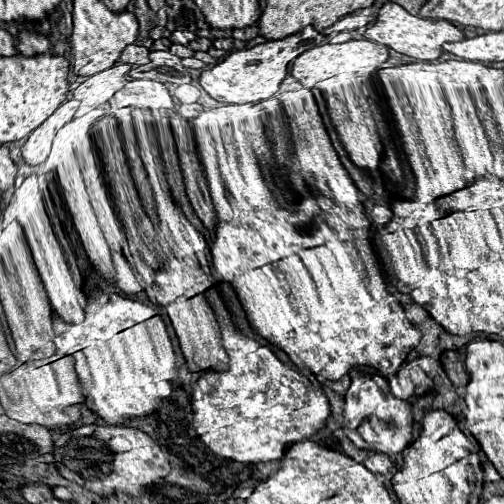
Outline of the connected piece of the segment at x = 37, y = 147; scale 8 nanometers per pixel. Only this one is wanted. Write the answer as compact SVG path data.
M70 99L70 101L62 103L40 127L36 127L32 131L32 135L22 145L22 157L28 165L40 165L42 161L46 161L56 131L74 117L78 105L80 103L76 99Z

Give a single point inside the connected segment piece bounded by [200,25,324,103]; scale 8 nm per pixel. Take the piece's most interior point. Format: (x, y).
(250, 75)

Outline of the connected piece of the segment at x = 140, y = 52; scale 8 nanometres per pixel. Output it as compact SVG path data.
M128 45L124 51L122 51L122 57L120 57L122 63L130 63L130 65L142 65L142 63L148 63L148 49L146 47L140 47L140 45Z

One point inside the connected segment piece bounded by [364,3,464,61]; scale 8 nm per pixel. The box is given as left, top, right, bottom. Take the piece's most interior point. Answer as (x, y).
(417, 37)

